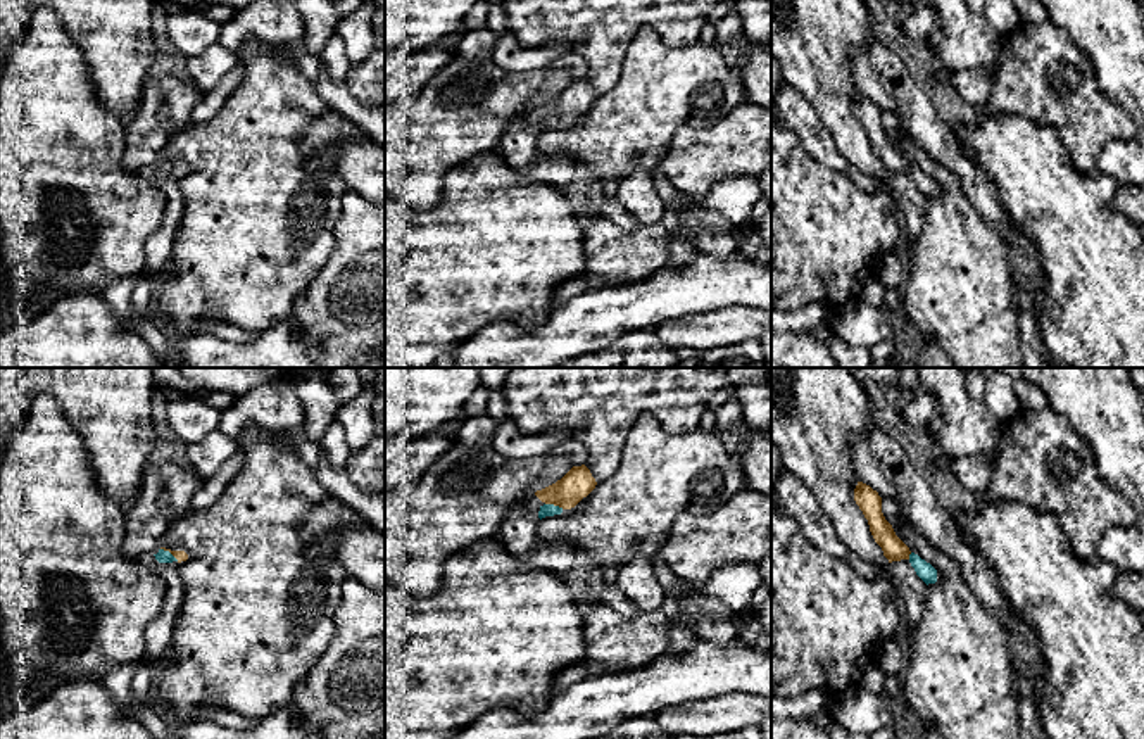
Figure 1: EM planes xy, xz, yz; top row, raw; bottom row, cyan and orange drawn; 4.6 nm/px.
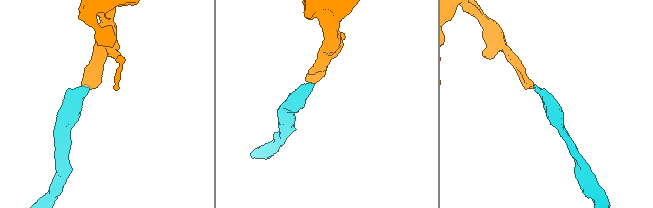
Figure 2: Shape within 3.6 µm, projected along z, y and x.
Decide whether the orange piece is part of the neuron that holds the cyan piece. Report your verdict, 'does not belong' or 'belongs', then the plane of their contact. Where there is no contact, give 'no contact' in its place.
belongs; contact in xz

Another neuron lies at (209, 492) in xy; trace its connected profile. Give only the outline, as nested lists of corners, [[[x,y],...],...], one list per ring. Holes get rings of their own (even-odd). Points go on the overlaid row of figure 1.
[[[236,451],[221,468],[216,475],[212,475],[205,483],[193,494],[192,497],[192,508],[193,509],[204,509],[214,504],[223,489],[228,485],[228,482],[240,471],[242,468],[242,452]]]

